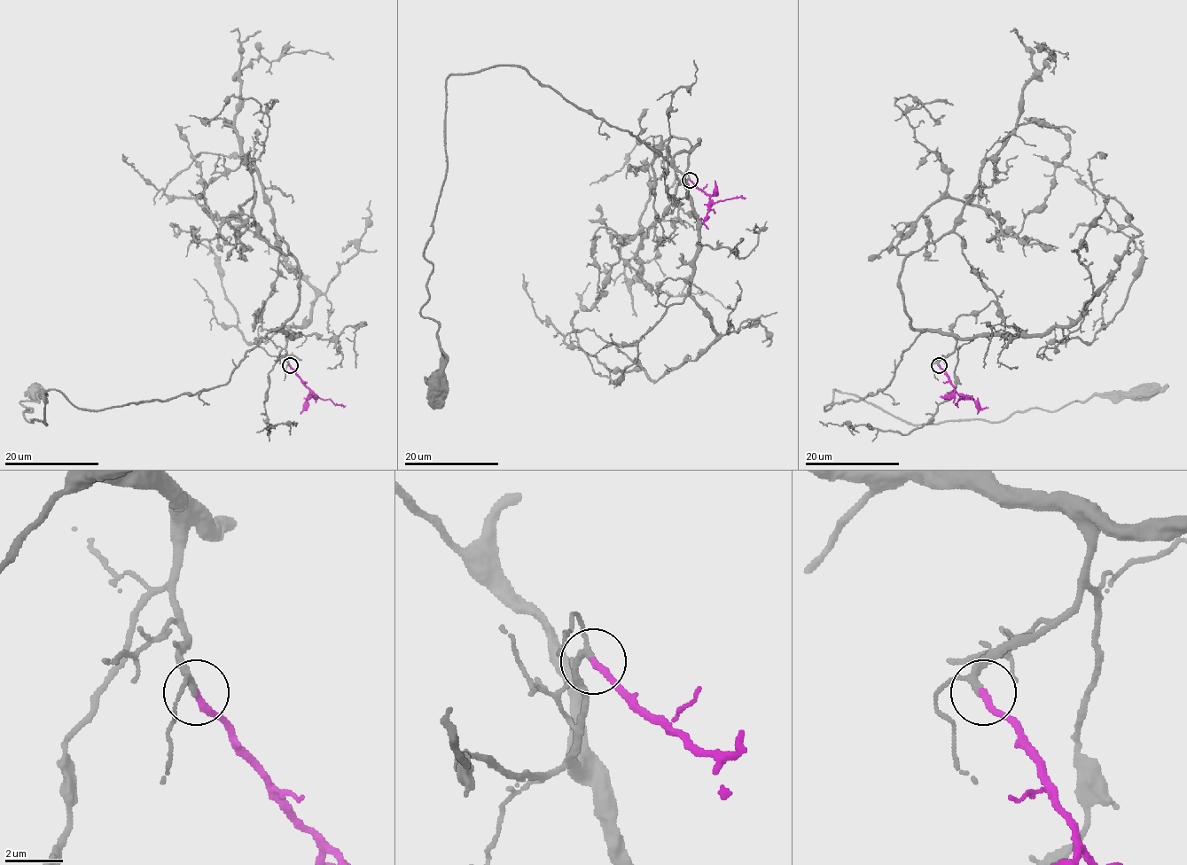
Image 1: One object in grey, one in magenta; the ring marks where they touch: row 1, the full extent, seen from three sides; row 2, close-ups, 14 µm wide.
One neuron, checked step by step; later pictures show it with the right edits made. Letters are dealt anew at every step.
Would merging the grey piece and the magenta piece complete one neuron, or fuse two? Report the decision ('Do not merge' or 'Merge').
Merge

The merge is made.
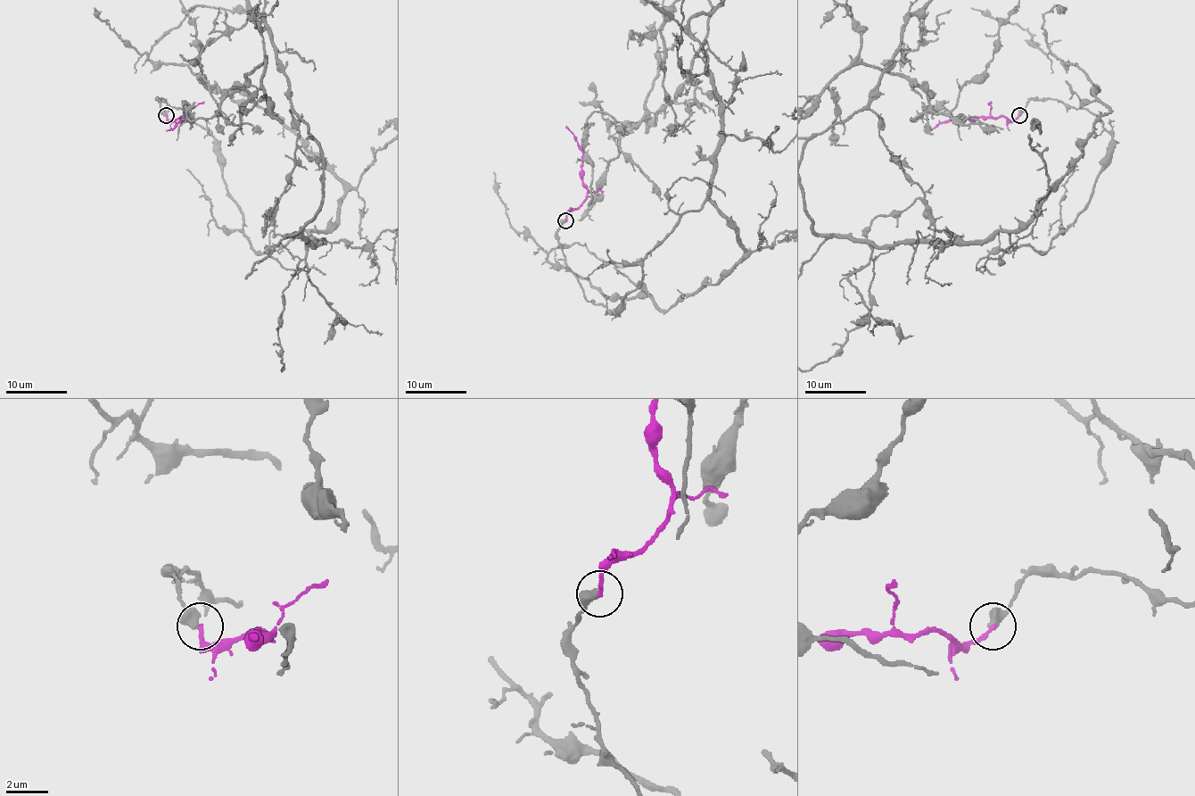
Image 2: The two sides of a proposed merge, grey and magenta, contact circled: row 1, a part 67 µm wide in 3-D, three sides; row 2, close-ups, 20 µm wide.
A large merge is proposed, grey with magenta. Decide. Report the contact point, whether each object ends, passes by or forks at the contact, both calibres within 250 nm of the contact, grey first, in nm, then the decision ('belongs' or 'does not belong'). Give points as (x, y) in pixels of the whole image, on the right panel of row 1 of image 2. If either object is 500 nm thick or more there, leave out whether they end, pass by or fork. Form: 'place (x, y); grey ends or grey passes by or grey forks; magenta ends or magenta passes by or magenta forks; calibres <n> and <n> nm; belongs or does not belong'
place (1019, 115); calibres 550 and 190 nm; does not belong

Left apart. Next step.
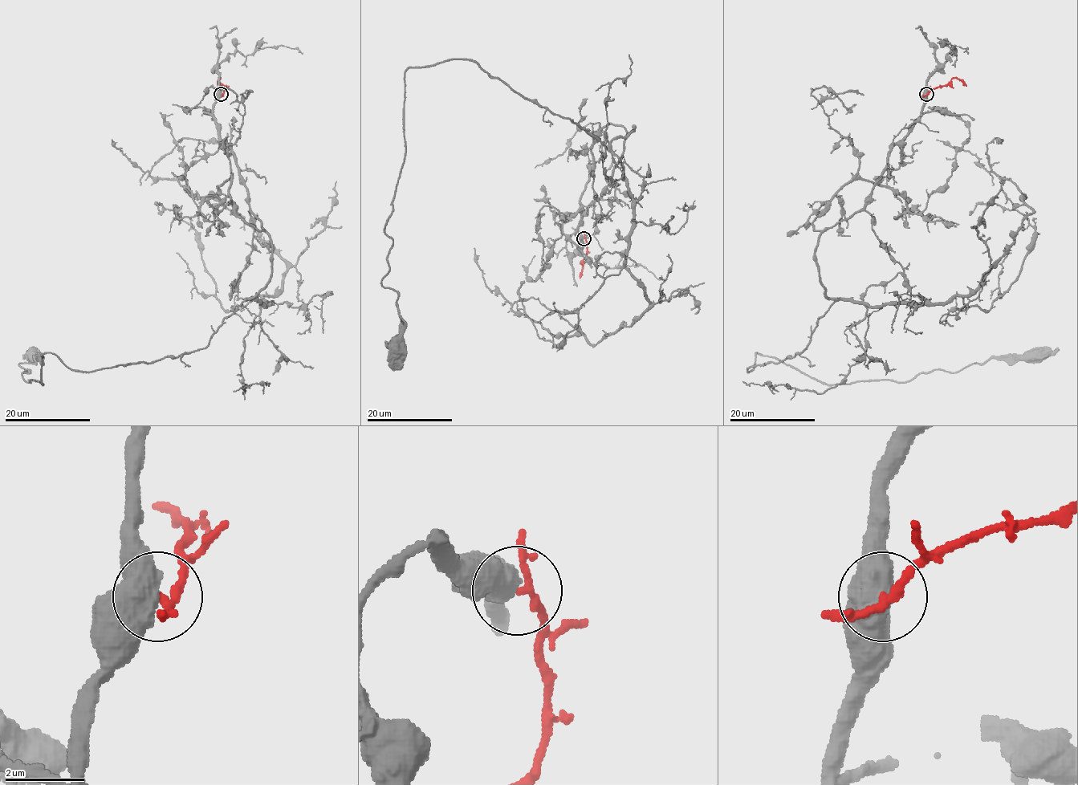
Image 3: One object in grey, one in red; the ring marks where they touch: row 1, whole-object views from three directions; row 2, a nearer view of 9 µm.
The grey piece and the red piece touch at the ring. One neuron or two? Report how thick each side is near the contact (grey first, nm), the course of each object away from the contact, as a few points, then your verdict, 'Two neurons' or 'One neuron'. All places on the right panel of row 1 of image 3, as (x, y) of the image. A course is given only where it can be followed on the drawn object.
Thickness 650 nm (grey) against 190 nm. Course of grey: (926, 94), (819, 237), (809, 343), (747, 371), (1037, 355). Course of red: (926, 94), (945, 86), (954, 78), (966, 86). Two neurons

